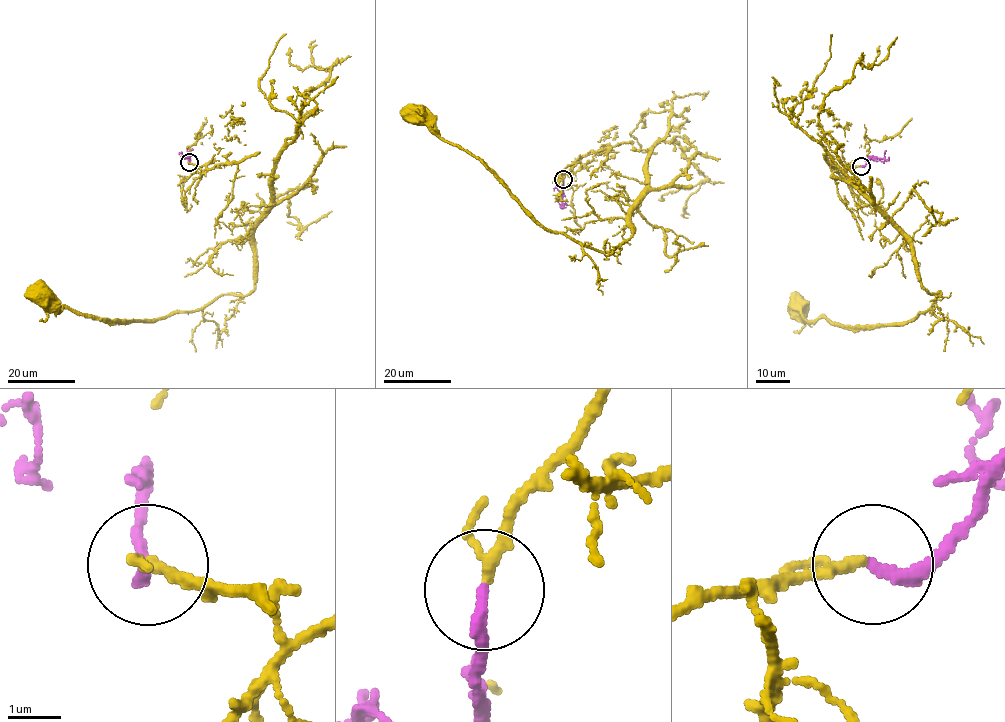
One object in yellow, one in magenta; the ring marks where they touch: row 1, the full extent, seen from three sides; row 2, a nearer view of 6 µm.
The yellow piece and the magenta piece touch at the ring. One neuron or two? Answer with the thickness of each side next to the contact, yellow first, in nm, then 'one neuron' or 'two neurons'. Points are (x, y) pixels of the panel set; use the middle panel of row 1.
160/240 nm | one neuron

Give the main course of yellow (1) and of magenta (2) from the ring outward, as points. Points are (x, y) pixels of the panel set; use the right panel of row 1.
1: (860, 165), (830, 167), (839, 199), (906, 237), (934, 302), (840, 327), (796, 303)
2: (860, 165), (872, 157), (888, 160), (879, 160)

